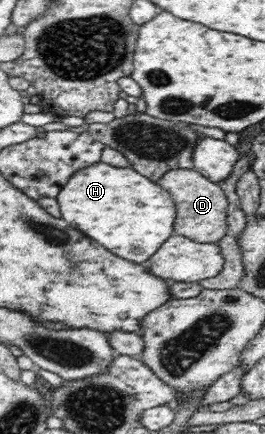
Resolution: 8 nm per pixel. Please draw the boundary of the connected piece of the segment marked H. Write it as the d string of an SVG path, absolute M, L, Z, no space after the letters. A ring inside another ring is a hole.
M99 162L74 173L56 200L61 217L71 227L99 241L111 253L141 263L174 233L175 202L169 192L155 183L130 166L120 168Z

